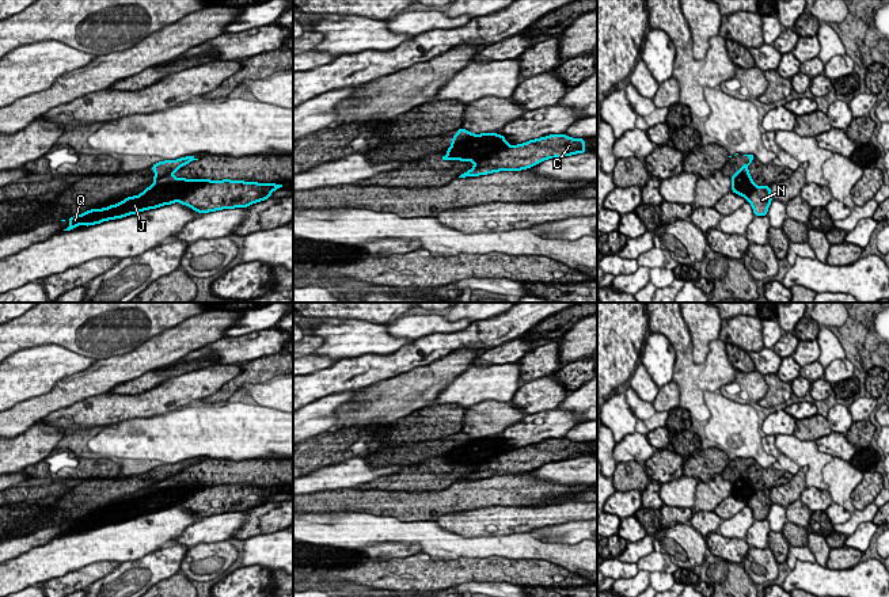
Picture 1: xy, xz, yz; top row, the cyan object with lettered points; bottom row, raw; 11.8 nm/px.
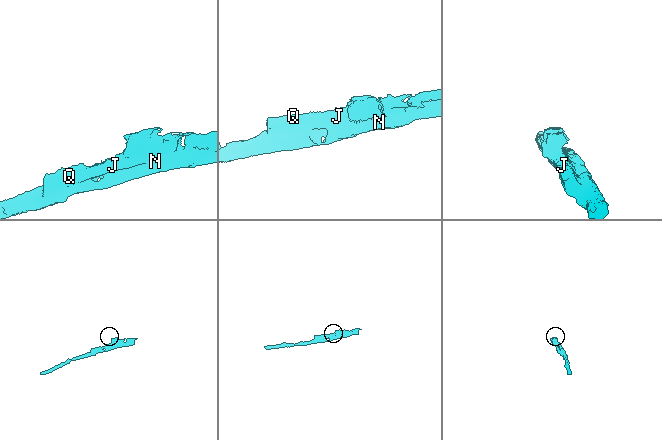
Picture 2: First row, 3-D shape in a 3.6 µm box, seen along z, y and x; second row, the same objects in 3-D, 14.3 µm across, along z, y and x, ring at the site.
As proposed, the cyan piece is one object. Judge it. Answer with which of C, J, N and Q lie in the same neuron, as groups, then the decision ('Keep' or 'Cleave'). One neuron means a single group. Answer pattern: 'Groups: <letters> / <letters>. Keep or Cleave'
Groups: C N / J Q. Cleave

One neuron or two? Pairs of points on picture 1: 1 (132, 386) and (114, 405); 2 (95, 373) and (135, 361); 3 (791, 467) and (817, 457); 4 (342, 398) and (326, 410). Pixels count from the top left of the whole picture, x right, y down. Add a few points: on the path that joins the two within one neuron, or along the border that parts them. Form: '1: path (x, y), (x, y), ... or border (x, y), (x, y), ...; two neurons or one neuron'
1: border (155, 386), (137, 394), (109, 392); two neurons
2: path (105, 373), (125, 368); one neuron
3: border (775, 441), (775, 445), (800, 467); two neurons
4: path (338, 399), (330, 406); one neuron

